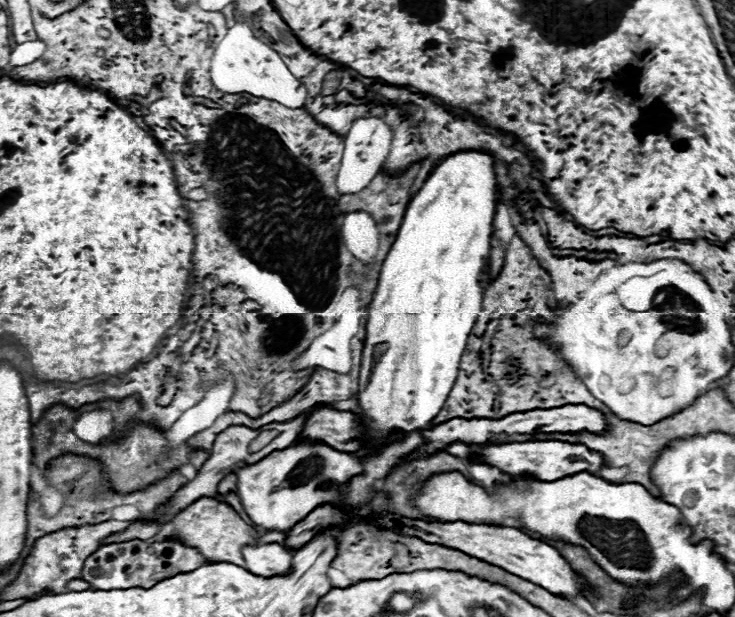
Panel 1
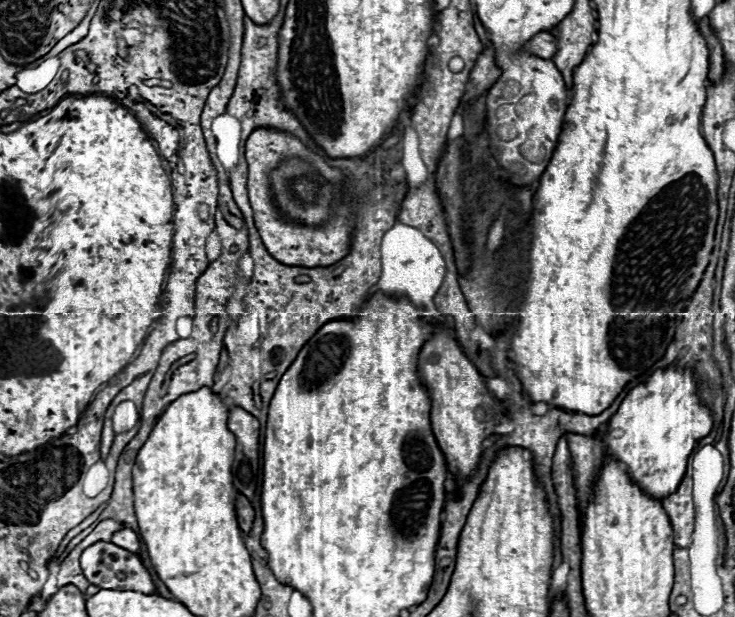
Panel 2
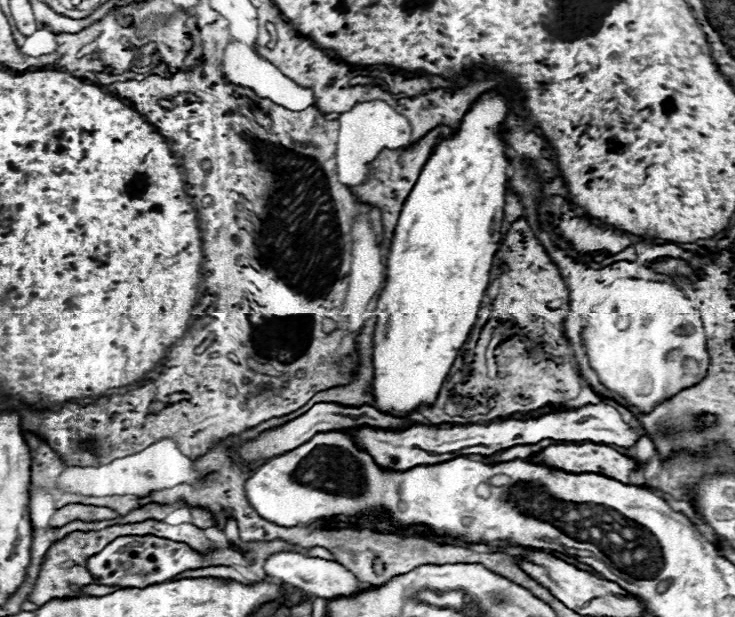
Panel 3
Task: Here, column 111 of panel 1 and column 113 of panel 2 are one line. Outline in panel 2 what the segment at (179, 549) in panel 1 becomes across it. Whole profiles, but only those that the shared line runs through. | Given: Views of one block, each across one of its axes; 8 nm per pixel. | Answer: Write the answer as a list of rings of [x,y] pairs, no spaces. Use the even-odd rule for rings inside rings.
[[[98,542],[80,556],[80,566],[90,584],[100,588],[130,588],[152,594],[154,582],[140,558],[110,542]]]

